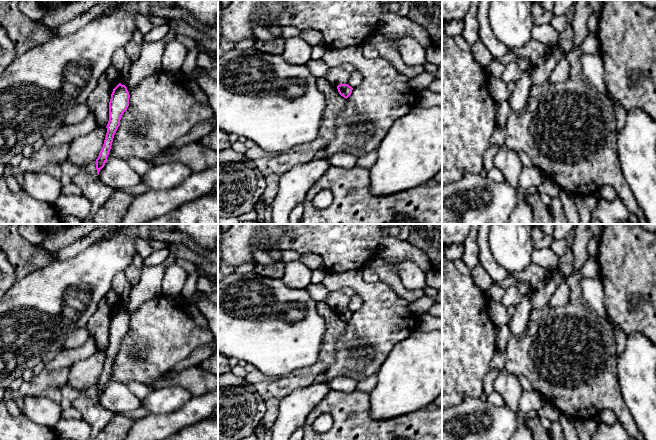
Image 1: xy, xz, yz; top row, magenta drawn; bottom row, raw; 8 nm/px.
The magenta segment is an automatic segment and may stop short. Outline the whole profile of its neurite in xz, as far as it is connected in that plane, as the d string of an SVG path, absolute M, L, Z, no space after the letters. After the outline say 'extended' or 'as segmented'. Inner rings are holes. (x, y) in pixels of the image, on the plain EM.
M340 308L337 310L337 313L339 318L346 323L351 319L353 314L353 312L349 310L348 308Z; as segmented

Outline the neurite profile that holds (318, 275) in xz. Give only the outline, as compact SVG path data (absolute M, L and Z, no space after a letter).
M322 269L312 270L311 284L321 284L326 276L327 272Z

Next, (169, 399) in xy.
M171 385L151 391L142 402L142 407L146 408L149 414L168 414L183 407L192 397L188 390L178 385Z

